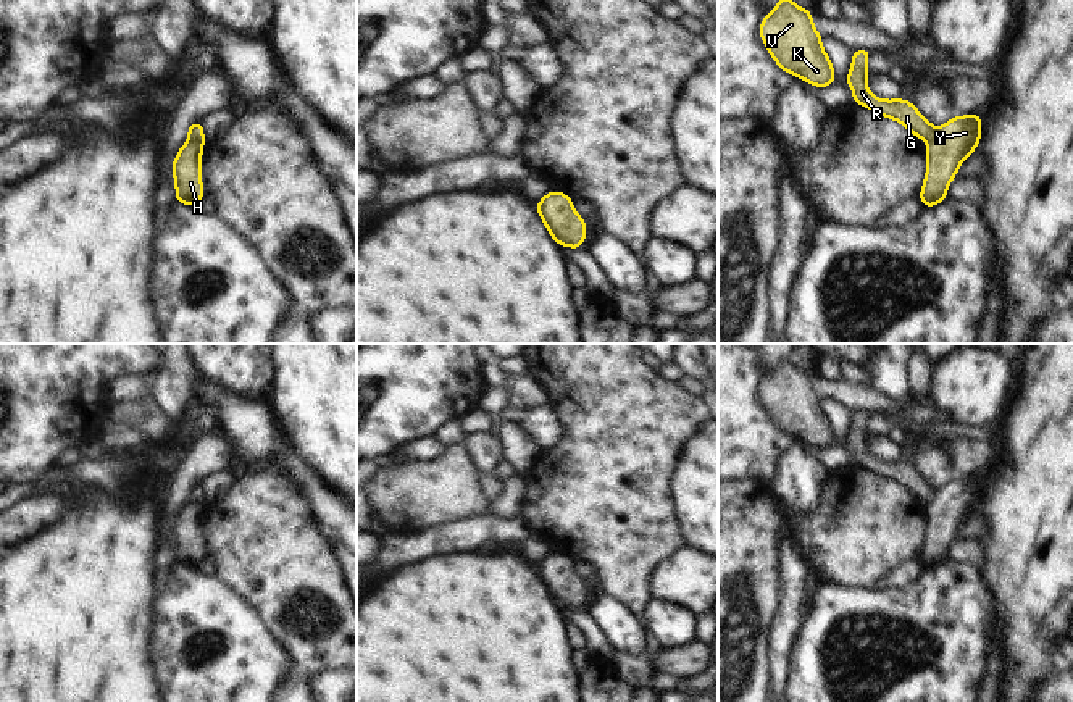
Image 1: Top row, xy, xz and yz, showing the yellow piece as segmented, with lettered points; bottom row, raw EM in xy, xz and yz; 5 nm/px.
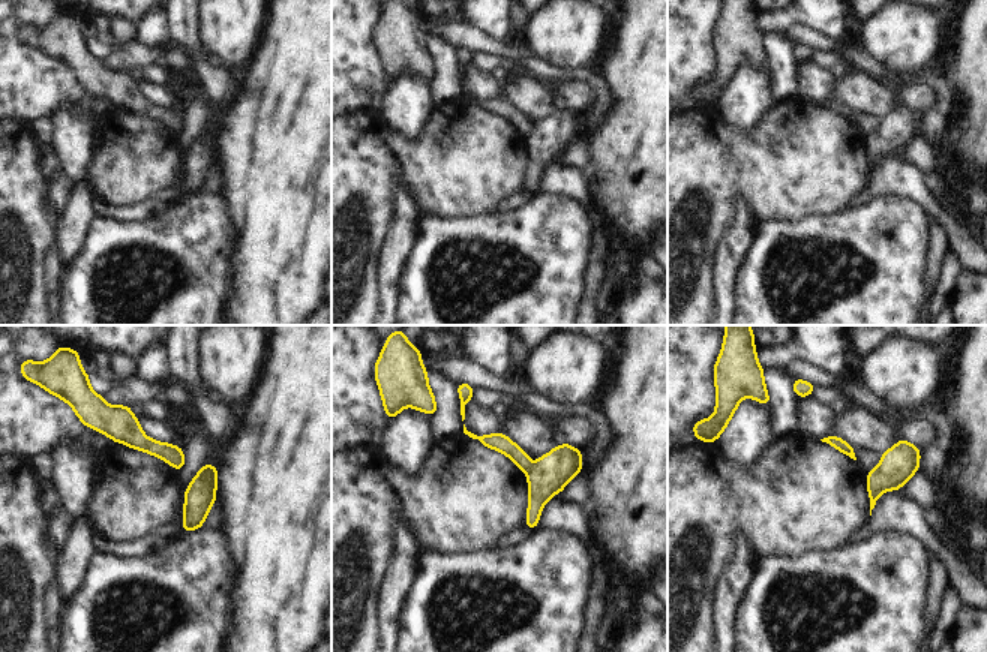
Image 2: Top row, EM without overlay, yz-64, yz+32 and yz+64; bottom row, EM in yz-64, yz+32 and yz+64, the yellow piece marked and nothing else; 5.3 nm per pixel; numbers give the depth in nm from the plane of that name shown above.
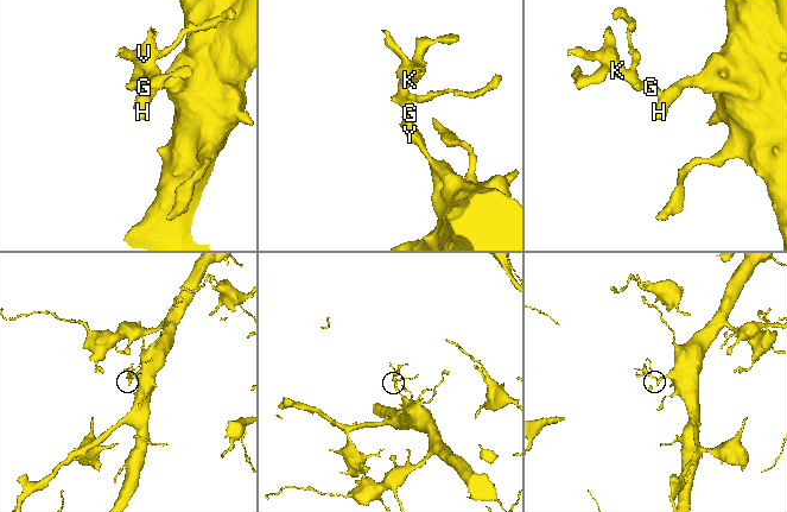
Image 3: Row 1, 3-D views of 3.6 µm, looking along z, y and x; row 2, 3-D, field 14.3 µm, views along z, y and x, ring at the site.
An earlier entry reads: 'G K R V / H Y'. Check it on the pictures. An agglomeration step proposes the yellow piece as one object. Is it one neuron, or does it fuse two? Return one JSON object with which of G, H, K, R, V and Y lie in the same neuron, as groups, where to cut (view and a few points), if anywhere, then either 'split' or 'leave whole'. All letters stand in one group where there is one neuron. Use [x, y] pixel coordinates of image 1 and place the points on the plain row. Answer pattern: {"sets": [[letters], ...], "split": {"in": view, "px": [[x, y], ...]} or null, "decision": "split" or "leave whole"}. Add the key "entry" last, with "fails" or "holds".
{"sets": [["G", "K", "R", "V"], ["H", "Y"]], "split": {"in": "xy", "px": [[189, 501], [202, 502]]}, "decision": "split", "entry": "holds"}

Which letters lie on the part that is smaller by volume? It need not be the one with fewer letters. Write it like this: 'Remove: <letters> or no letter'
Remove: G, K, R, V

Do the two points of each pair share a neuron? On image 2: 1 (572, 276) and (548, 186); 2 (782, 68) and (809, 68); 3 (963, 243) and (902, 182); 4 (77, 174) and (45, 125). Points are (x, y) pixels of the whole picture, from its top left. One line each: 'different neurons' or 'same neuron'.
1: different neurons
2: different neurons
3: same neuron
4: different neurons

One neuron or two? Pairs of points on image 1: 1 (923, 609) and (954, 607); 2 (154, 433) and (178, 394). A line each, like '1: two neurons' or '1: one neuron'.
1: one neuron
2: two neurons

